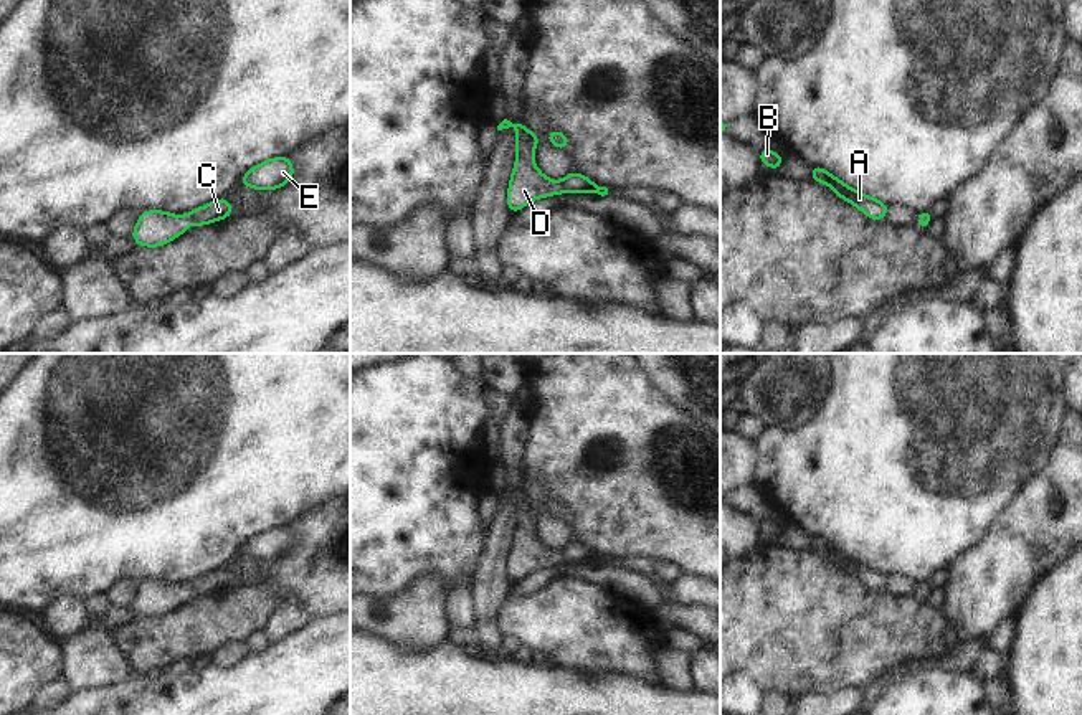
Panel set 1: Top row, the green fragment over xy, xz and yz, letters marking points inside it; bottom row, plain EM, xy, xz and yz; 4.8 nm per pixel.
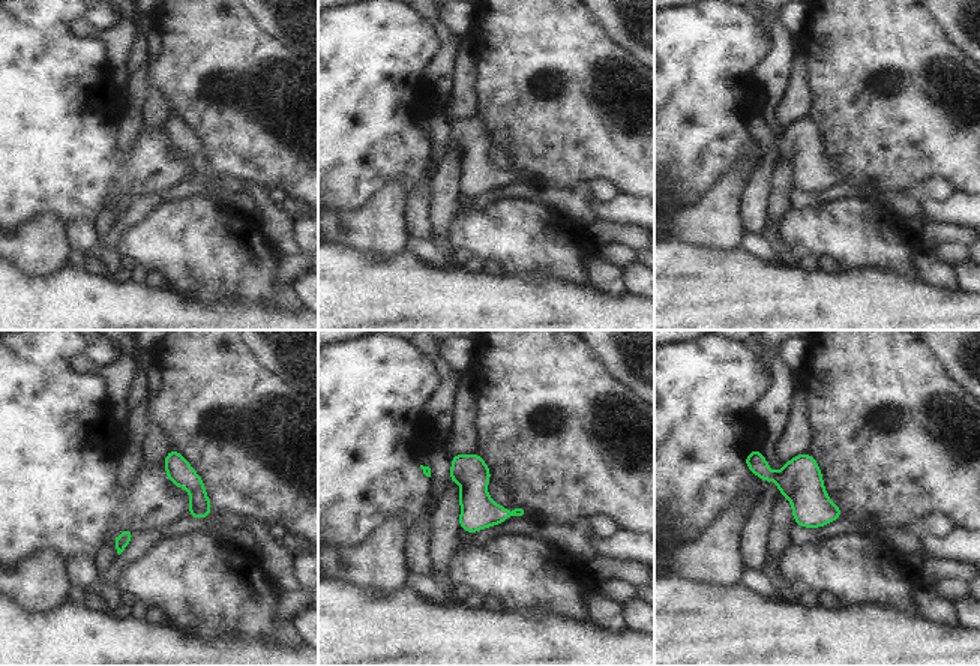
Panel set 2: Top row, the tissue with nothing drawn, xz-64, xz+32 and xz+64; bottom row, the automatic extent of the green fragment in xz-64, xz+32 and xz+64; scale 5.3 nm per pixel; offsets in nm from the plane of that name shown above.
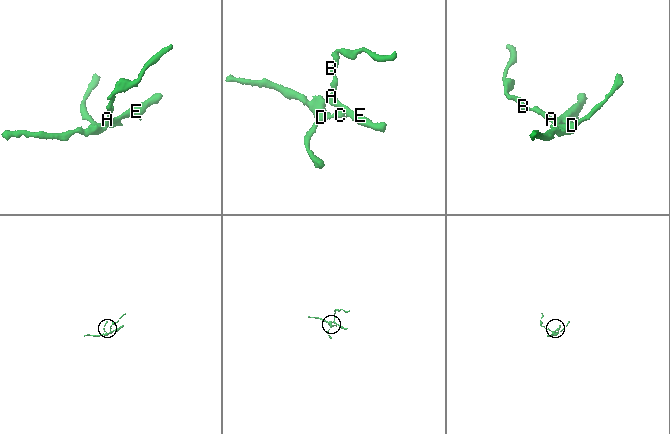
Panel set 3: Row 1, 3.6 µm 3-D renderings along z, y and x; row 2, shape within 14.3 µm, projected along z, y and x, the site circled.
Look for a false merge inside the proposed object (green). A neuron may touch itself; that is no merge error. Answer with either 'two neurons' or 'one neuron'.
one neuron

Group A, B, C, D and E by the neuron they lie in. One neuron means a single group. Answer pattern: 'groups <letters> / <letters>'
groups A B C D E

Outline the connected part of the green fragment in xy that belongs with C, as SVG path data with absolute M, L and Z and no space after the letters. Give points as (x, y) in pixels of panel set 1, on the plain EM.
M226 566L198 576L188 585L172 585L164 580L145 580L140 581L131 608L137 616L159 618L182 606L192 593L197 596L206 596L230 586L235 586L235 583L231 580L231 571Z

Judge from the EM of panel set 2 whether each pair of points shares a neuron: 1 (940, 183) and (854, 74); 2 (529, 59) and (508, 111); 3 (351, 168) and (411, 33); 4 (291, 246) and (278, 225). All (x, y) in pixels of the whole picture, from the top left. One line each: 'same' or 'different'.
1: different
2: same
3: same
4: same

